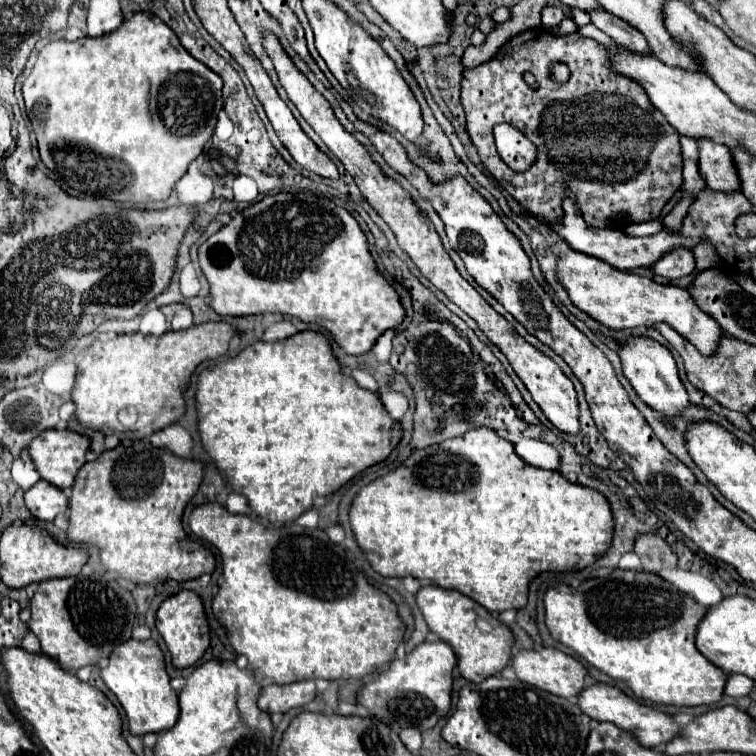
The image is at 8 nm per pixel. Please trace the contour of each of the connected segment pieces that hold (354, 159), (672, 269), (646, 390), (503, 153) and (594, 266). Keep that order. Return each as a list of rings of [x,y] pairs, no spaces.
[[[264,34],[264,48],[268,52],[268,56],[274,62],[274,68],[278,72],[280,84],[284,86],[284,90],[288,92],[290,102],[298,108],[298,112],[302,114],[302,118],[316,130],[316,134],[324,140],[324,144],[330,148],[330,152],[344,164],[346,172],[354,178],[356,186],[360,188],[362,196],[368,200],[368,204],[378,212],[378,216],[392,228],[398,246],[412,258],[412,262],[416,264],[416,268],[422,272],[422,276],[426,276],[440,292],[444,292],[458,308],[462,308],[476,324],[478,328],[488,336],[488,340],[492,344],[496,344],[502,354],[508,358],[510,366],[514,368],[514,372],[518,374],[518,378],[524,382],[524,386],[528,388],[528,392],[532,394],[532,400],[540,406],[540,410],[544,412],[544,416],[562,432],[578,436],[580,434],[580,420],[578,420],[578,400],[576,400],[576,390],[572,386],[572,382],[564,376],[564,372],[560,370],[560,366],[544,356],[540,350],[536,350],[532,344],[528,344],[514,328],[512,324],[500,316],[456,270],[454,262],[450,260],[448,252],[444,250],[432,222],[426,218],[424,212],[420,212],[416,208],[416,204],[412,202],[412,198],[392,180],[388,178],[378,164],[370,158],[370,154],[366,152],[366,148],[354,140],[352,134],[348,134],[342,124],[336,120],[330,104],[326,102],[326,98],[322,94],[318,94],[314,90],[314,86],[306,80],[306,76],[292,64],[292,60],[286,56],[286,52],[282,50],[280,42],[272,36],[272,34]]]
[[[684,246],[666,252],[656,264],[652,264],[652,270],[660,276],[666,276],[670,280],[678,280],[682,276],[688,276],[696,268],[694,256]]]
[[[644,336],[638,338],[630,338],[626,344],[622,344],[622,348],[618,350],[620,358],[622,358],[622,372],[624,376],[630,380],[632,388],[636,390],[636,394],[656,412],[660,412],[662,416],[678,416],[682,414],[688,406],[690,406],[690,398],[688,392],[684,388],[684,384],[678,378],[678,368],[676,362],[672,358],[672,352],[650,340]]]
[[[496,124],[494,138],[500,158],[516,172],[524,172],[536,158],[536,146],[520,130],[508,124]]]
[[[570,246],[568,252],[562,250],[556,258],[556,276],[558,282],[566,288],[572,304],[606,328],[622,330],[666,322],[678,334],[690,340],[700,352],[714,352],[722,336],[722,328],[706,312],[700,312],[700,308],[692,304],[692,298],[688,296],[688,292],[684,292],[684,288],[672,284],[656,284],[646,276],[622,272],[608,262],[588,254],[580,254]]]

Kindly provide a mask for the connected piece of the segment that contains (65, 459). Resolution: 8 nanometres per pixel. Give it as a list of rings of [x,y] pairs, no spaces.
[[[44,430],[28,444],[28,454],[40,478],[64,490],[74,484],[88,446],[90,440],[72,430]]]

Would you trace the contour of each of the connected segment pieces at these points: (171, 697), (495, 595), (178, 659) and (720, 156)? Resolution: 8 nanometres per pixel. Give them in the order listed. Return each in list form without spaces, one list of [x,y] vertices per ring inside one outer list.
[[[126,640],[118,644],[110,654],[110,662],[106,668],[100,670],[104,684],[114,692],[118,702],[122,704],[130,734],[144,736],[144,734],[158,734],[170,730],[178,720],[178,696],[170,686],[170,678],[164,666],[164,654],[154,640]]]
[[[490,428],[470,430],[460,438],[450,438],[450,440],[444,440],[440,444],[428,446],[424,450],[416,450],[410,458],[406,458],[404,464],[400,464],[398,468],[394,468],[386,476],[376,478],[368,486],[360,488],[360,492],[356,494],[356,498],[350,504],[350,526],[352,526],[352,532],[356,536],[358,546],[368,556],[370,566],[378,574],[398,576],[398,578],[414,576],[418,580],[430,580],[440,588],[450,588],[450,590],[462,592],[464,596],[472,598],[480,606],[484,606],[488,612],[522,608],[528,600],[528,584],[536,574],[540,574],[544,570],[554,570],[554,572],[556,570],[570,572],[574,568],[582,570],[582,568],[594,564],[604,554],[604,548],[612,540],[612,514],[608,508],[608,500],[600,492],[586,488],[586,486],[580,486],[580,484],[572,484],[556,470],[544,470],[544,468],[536,468],[536,466],[526,464],[522,458],[516,456],[512,442],[496,436],[496,432]]]
[[[182,590],[176,596],[170,596],[168,600],[162,602],[162,606],[158,608],[158,614],[156,614],[156,628],[172,654],[174,668],[192,666],[194,662],[198,662],[202,658],[202,654],[206,652],[206,648],[210,644],[210,636],[208,636],[210,628],[208,628],[206,616],[204,616],[204,606],[202,606],[200,598],[190,590]]]
[[[698,138],[696,142],[700,152],[698,168],[706,186],[722,192],[734,192],[736,188],[740,188],[730,148],[710,138]]]

